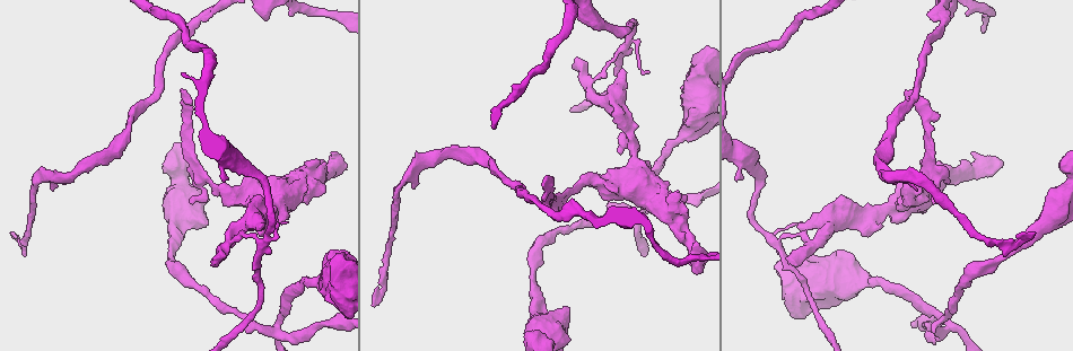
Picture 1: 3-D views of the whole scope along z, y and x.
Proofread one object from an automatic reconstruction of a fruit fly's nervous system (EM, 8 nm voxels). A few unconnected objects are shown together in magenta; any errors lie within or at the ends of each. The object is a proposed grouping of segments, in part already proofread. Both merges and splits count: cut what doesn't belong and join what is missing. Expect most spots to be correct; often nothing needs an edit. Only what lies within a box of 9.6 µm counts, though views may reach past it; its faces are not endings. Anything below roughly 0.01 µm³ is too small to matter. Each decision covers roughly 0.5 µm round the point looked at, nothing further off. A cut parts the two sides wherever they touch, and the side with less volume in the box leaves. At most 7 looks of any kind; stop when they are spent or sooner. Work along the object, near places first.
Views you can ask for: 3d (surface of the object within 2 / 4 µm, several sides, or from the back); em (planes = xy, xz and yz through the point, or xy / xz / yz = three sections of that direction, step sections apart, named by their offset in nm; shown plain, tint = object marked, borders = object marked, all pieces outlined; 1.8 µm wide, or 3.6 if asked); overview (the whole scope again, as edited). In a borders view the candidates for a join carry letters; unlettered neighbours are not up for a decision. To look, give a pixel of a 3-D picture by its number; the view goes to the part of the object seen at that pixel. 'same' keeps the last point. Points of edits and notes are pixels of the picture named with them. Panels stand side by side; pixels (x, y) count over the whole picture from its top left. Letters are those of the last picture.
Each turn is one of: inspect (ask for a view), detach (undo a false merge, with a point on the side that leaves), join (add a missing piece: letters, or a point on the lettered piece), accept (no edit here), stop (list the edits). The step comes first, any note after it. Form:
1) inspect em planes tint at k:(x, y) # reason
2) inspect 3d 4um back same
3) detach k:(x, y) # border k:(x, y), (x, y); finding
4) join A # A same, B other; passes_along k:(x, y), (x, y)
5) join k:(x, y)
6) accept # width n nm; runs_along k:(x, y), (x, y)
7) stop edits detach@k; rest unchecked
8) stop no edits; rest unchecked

inspect em yz step 16 borders at 1:(546, 175) # free end

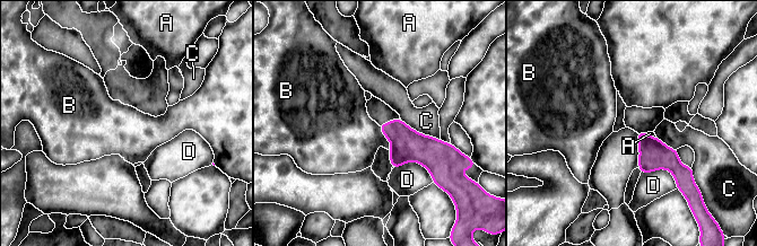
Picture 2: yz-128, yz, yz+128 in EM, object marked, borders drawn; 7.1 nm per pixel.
inspect em planes borders same

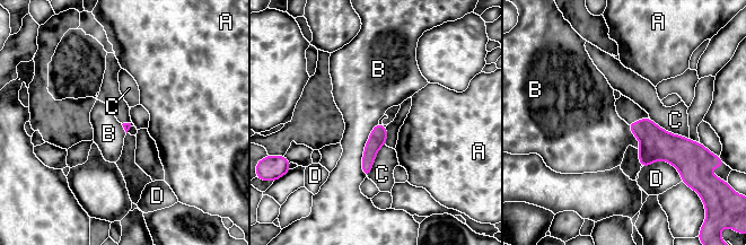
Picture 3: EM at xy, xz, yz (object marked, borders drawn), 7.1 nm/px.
accept # A other, B other, C other, D other; border 3:(378, 122), (365, 147), (365, 176); no lettered piece goes on from it

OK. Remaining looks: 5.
inspect em planes borders at 1:(684, 194)

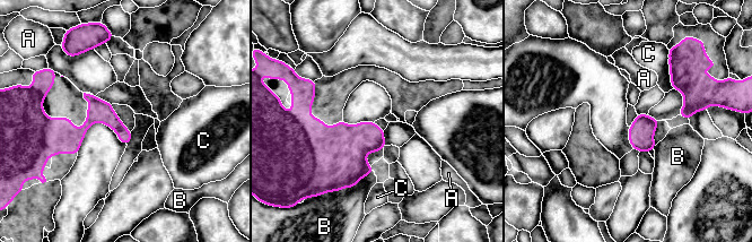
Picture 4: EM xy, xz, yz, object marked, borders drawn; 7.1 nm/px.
accept # A other, B other, C other; border 4:(373, 171), (353, 186), (337, 191); no lettered piece goes on from it

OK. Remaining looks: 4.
inspect 3d 4um at 1:(272, 329) # abrupt turn

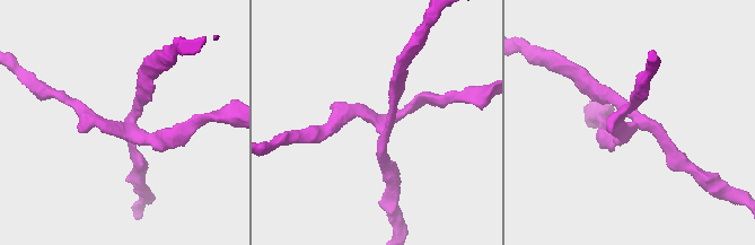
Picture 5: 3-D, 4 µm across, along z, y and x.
inspect em xz step 8 tint at 5:(382, 127)

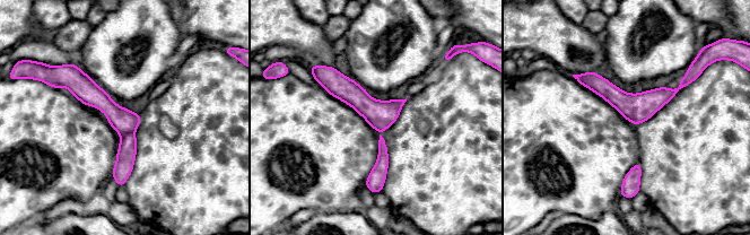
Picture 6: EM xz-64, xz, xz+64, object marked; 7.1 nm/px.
inspect em yz step 8 borders same

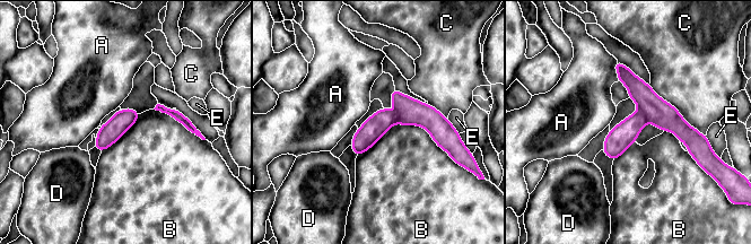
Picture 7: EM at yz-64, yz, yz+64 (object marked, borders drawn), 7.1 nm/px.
detach 7:(622, 136) # A other, B other, C other, D other, E other; border 7:(638, 109), (647, 121); two cells meet here

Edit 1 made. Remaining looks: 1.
stop edits detach@7; rest unchecked

